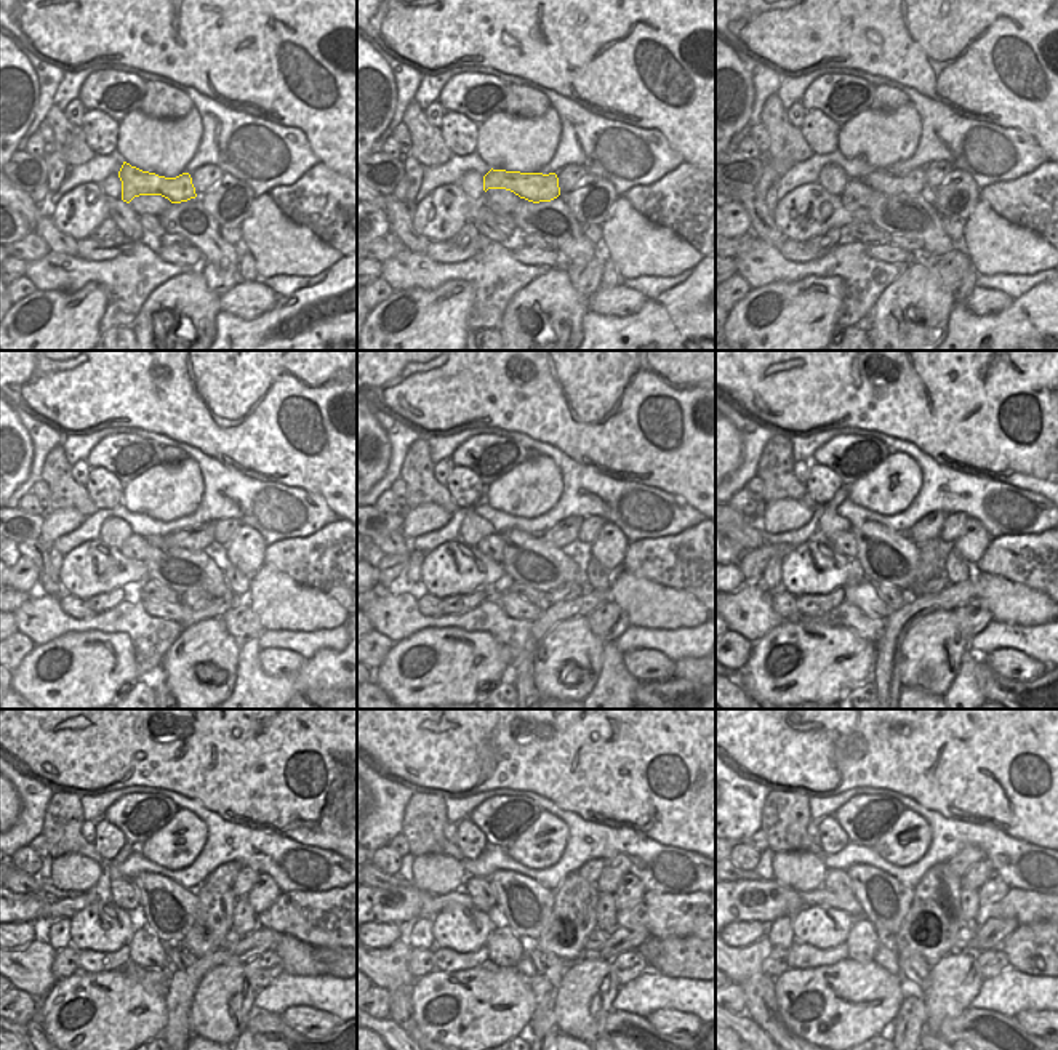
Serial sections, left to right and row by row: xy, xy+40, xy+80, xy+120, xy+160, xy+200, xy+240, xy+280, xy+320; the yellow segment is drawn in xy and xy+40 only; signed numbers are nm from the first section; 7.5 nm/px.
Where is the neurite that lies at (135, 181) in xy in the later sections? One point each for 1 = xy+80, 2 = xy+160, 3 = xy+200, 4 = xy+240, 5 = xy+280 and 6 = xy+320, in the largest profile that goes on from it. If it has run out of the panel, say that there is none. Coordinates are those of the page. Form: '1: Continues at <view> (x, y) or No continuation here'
1: Continues at xy+80 (913, 183)
2: Continues at xy+160 (564, 535)
3: Continues at xy+200 (929, 527)
4: Continues at xy+240 (228, 873)
5: Continues at xy+280 (589, 871)
6: Continues at xy+320 (964, 860)

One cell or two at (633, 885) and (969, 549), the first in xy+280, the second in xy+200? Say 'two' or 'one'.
one

